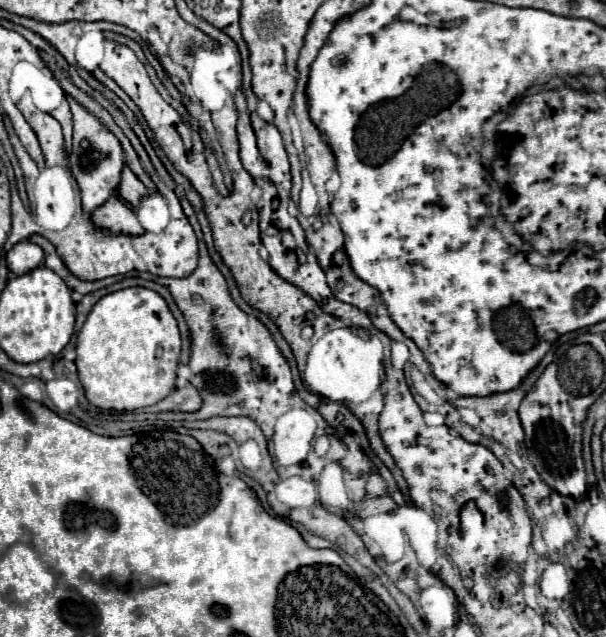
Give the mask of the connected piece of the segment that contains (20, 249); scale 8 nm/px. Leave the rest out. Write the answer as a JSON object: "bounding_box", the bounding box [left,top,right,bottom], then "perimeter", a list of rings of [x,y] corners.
{"bounding_box":[6,242,44,276],"perimeter":[[[18,242],[6,254],[6,264],[16,276],[28,274],[30,270],[38,268],[42,264],[42,260],[44,260],[42,248],[32,242]]]}

